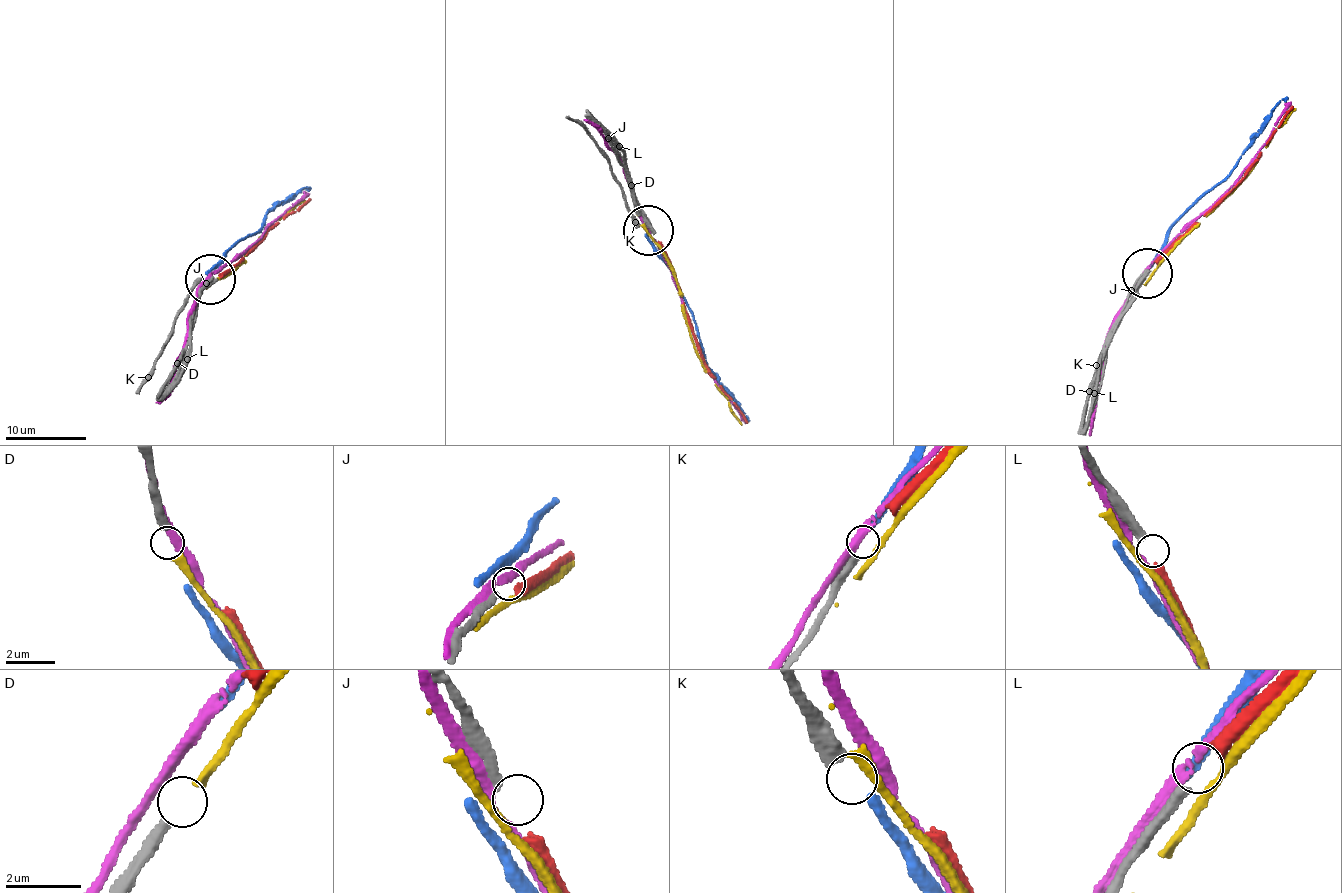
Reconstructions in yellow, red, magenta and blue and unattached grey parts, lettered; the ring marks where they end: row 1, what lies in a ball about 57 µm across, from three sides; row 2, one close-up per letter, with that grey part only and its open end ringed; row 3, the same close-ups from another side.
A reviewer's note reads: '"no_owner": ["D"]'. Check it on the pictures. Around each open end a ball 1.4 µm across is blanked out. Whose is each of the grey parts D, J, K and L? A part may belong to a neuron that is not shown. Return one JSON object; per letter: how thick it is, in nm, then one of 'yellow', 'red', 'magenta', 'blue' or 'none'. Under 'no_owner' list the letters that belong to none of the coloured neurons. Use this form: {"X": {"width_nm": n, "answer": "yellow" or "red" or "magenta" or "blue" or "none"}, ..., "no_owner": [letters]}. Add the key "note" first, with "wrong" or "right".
{"note": "wrong", "D": {"width_nm": 340, "answer": "yellow"}, "J": {"width_nm": 240, "answer": "none"}, "K": {"width_nm": 400, "answer": "blue"}, "L": {"width_nm": 340, "answer": "red"}, "no_owner": ["J"]}

